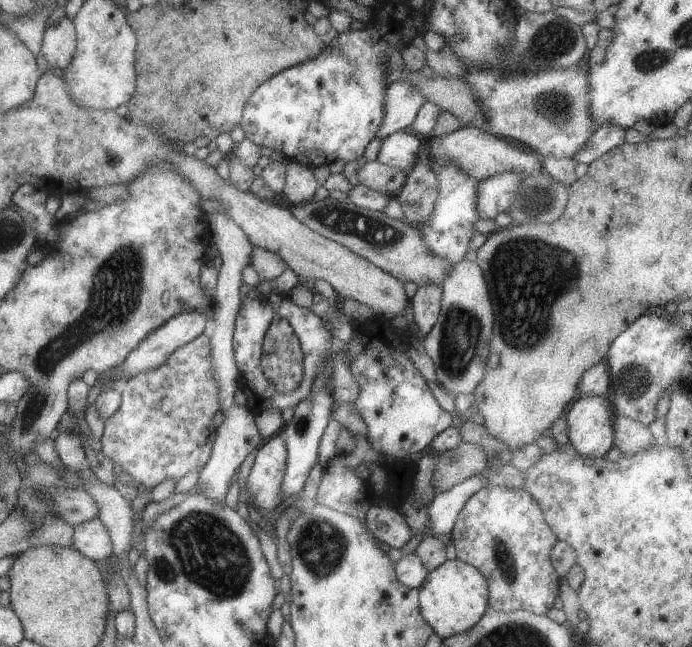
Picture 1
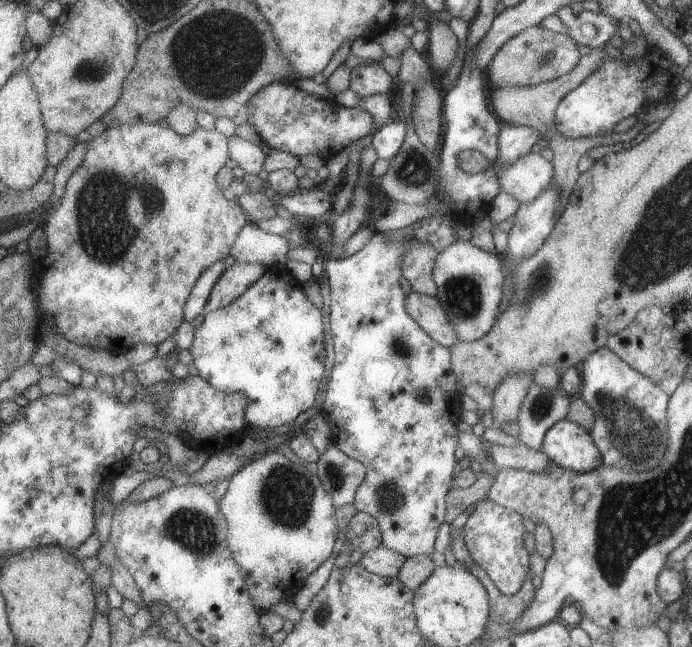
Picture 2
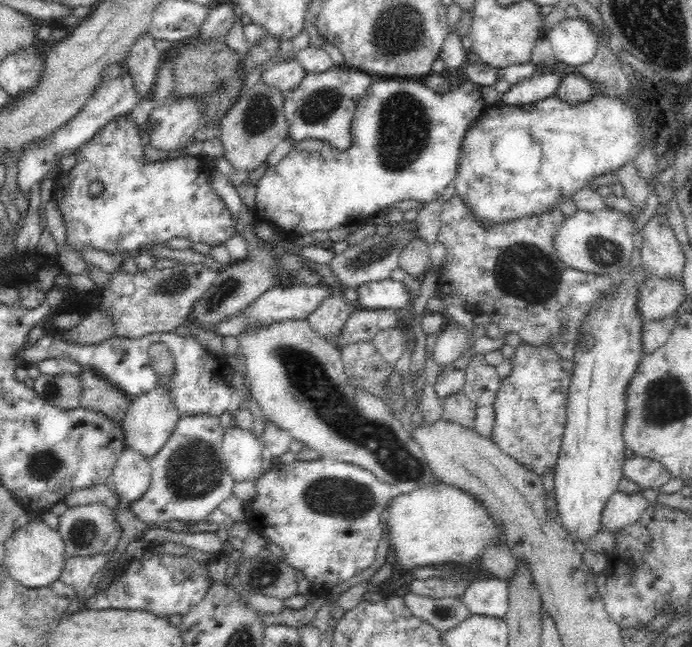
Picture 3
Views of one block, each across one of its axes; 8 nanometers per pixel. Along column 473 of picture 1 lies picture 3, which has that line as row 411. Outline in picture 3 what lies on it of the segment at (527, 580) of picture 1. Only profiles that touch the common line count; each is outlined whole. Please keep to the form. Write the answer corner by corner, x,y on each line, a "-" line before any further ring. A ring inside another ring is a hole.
553,342
523,343
510,356
510,374
502,378
493,404
494,424
489,440
526,470
542,477
555,472
563,448
568,392
572,376
564,368
564,358

